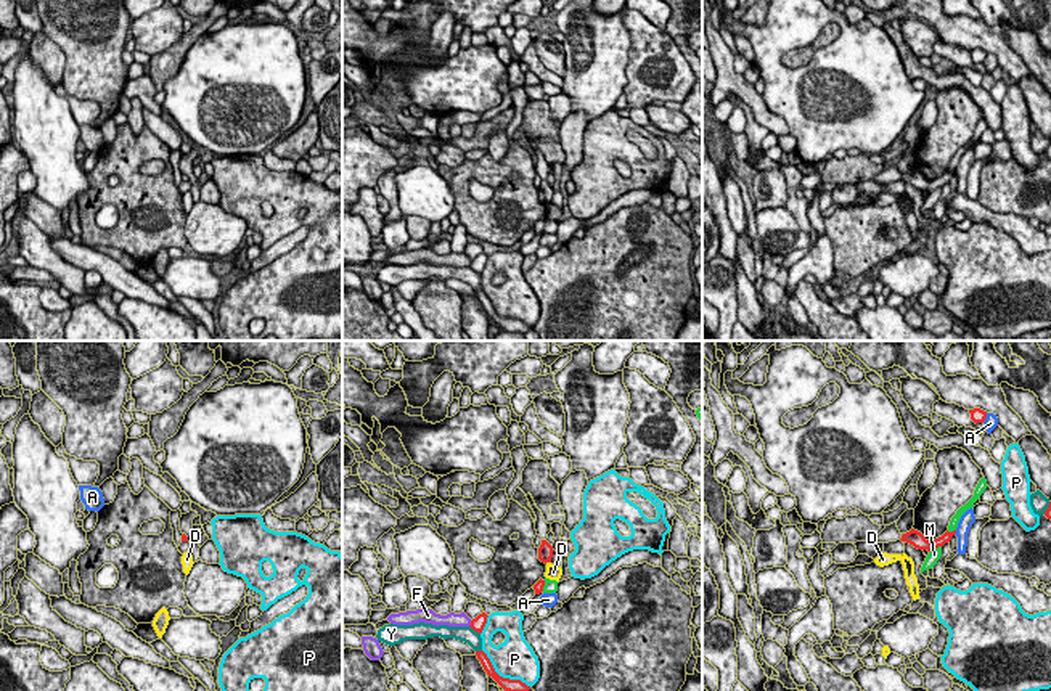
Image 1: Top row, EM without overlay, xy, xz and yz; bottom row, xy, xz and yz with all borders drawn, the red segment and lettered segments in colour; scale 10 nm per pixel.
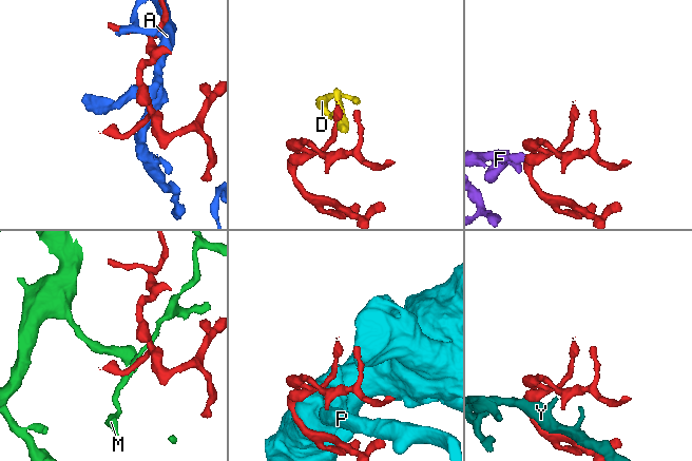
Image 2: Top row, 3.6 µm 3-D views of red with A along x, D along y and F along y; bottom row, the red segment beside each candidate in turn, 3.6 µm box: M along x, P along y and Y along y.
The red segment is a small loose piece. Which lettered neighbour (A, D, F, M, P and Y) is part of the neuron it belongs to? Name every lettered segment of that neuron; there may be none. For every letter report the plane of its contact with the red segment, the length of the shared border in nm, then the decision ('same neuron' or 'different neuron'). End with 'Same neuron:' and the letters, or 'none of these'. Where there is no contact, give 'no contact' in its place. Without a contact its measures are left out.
A: yz | 110 nm | different neuron
D: xz | 70 nm | different neuron
F: xz | 70 nm | different neuron
M: yz | 140 nm | different neuron
P: xz | 650 nm | different neuron
Y: xz | 140 nm | different neuron
Same neuron: none of these

